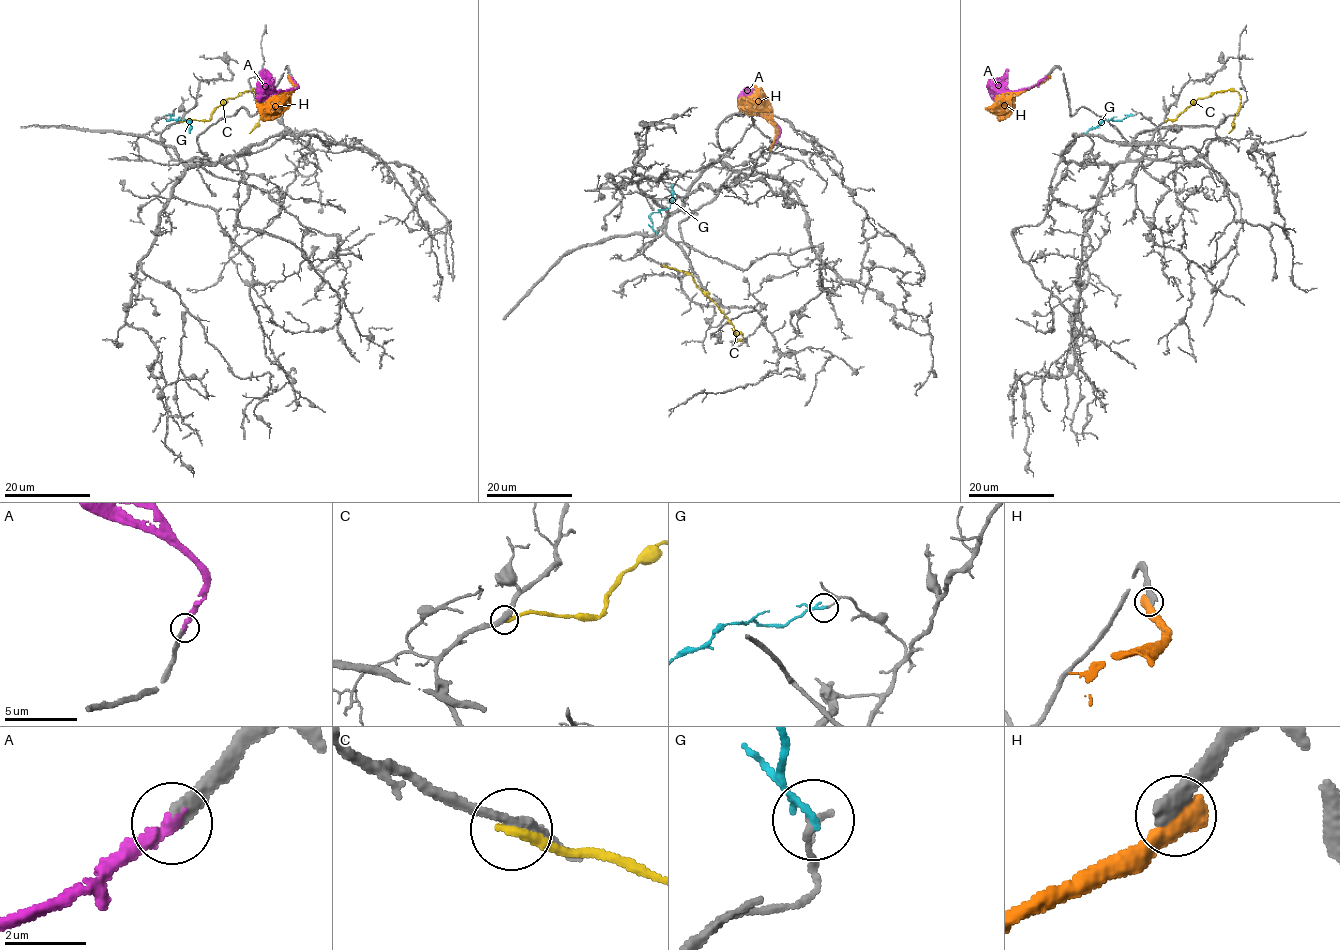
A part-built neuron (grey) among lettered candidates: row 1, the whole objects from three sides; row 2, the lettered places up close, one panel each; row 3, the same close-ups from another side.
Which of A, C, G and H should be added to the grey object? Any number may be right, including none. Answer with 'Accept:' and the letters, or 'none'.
Accept: A

